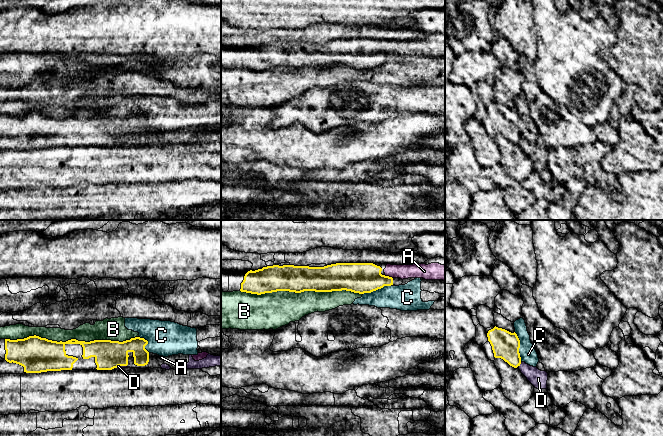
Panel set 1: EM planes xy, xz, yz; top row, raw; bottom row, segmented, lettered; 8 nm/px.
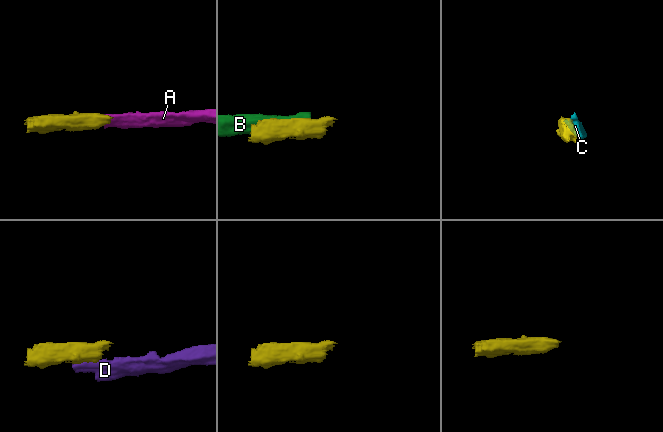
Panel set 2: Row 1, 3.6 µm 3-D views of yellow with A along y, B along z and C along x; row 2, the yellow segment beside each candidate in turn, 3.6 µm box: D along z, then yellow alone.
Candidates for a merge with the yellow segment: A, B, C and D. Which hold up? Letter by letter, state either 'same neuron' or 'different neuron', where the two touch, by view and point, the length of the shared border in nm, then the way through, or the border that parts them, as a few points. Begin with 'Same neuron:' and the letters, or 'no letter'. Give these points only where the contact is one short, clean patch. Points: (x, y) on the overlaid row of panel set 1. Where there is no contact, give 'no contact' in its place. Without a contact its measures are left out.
Same neuron: A
A: same neuron; meets yellow in xz at (388, 276); contact 80 nm long; runs through xz (361, 278), (388, 276), (393, 271), (416, 270)
B: different neuron; meets yellow in xy at (71, 339); contact 1050 nm long; border along xy (138, 336), (123, 341), (52, 341), (35, 335), (5, 339)
C: different neuron; meets yellow in yz at (519, 347); contact 240 nm long; border along yz (514, 332), (519, 340), (519, 356), (521, 361)
D: different neuron; meets yellow in yz at (520, 363); contact 40 nm long; border along yz (521, 362), (519, 366)

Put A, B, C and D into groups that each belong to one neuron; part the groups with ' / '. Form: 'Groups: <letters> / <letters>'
Groups: A / B C / D

